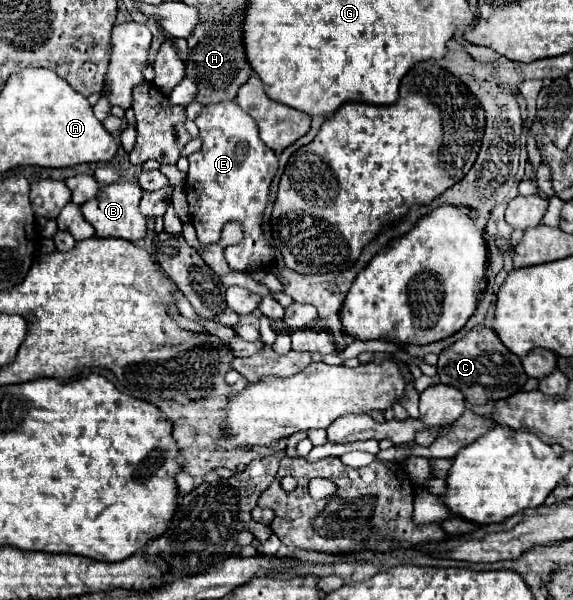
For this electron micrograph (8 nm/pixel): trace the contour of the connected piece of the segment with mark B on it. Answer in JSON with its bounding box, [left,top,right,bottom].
[81,182,147,242]

